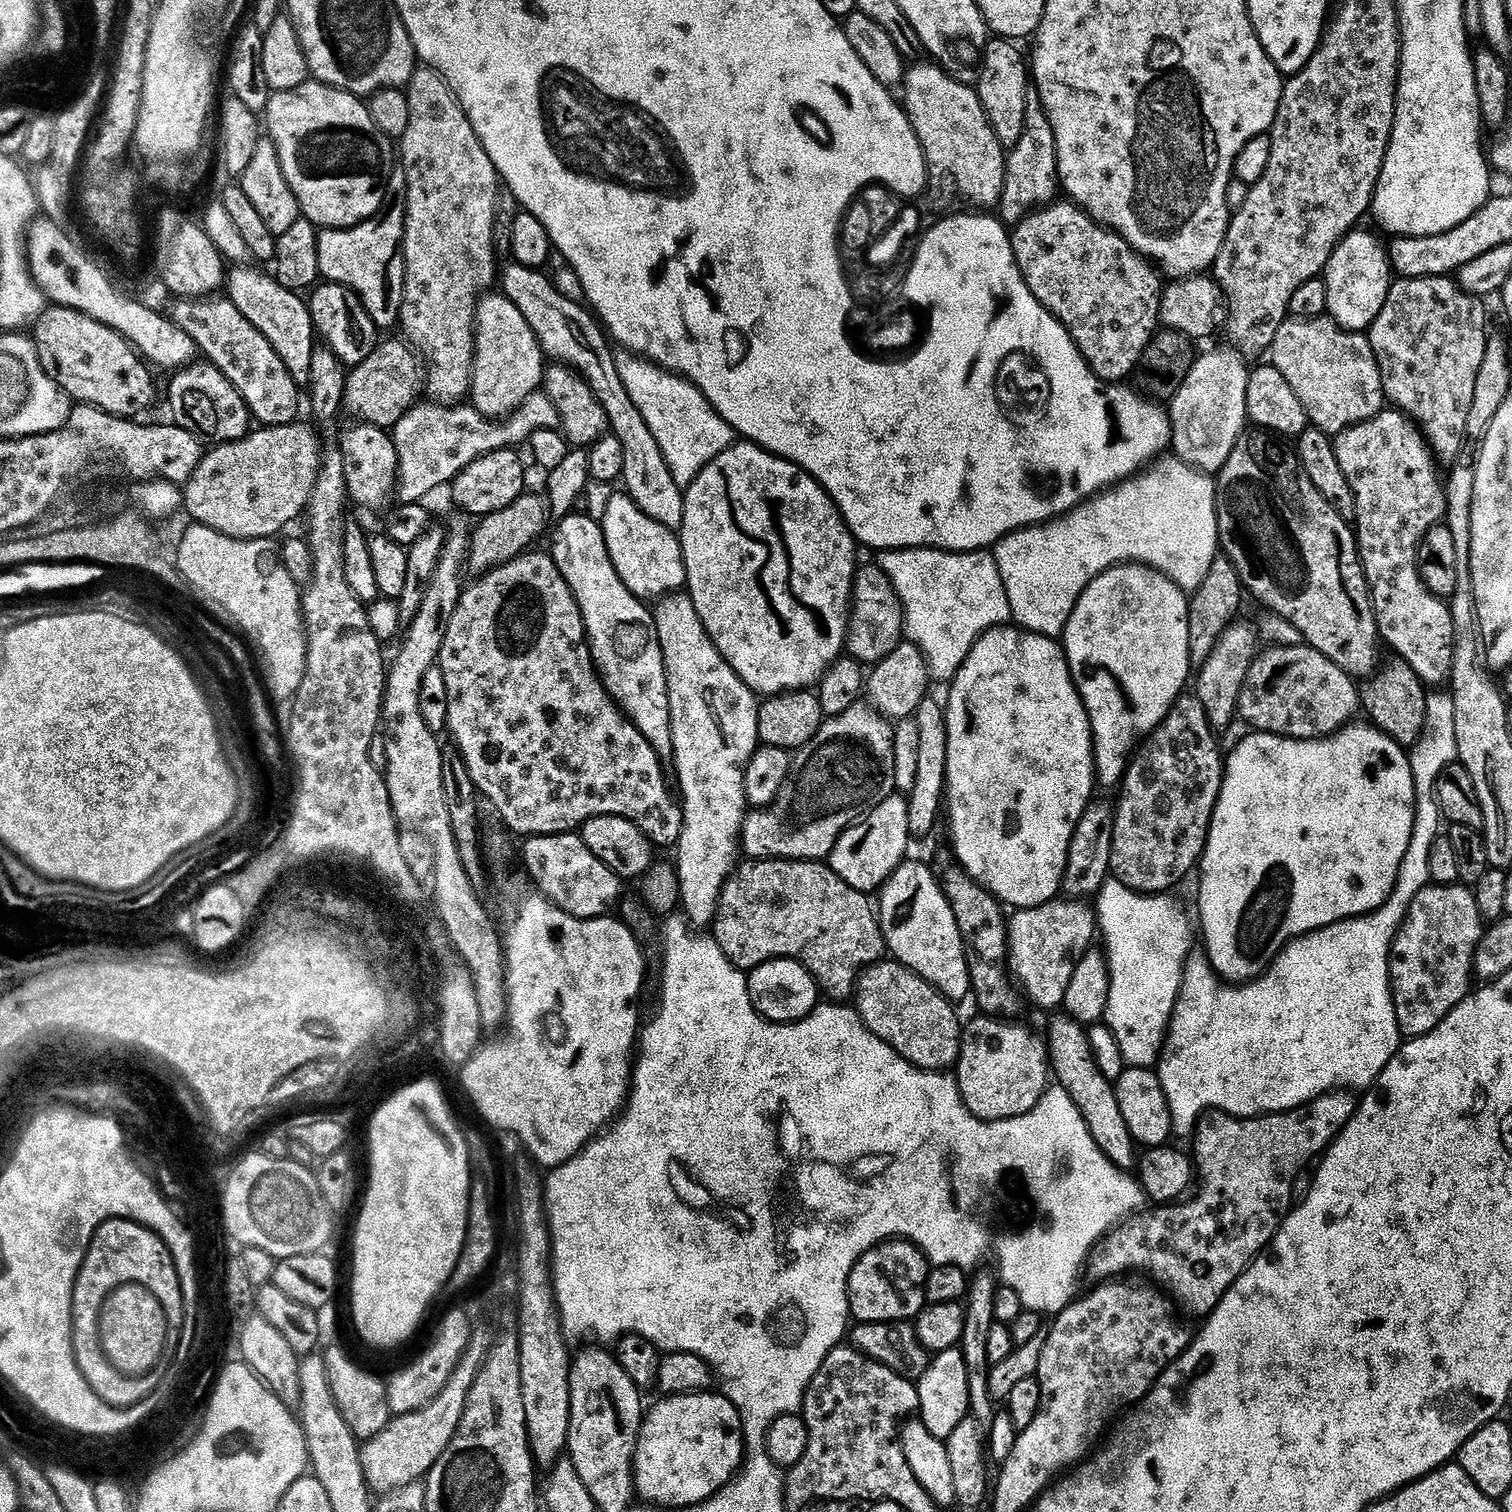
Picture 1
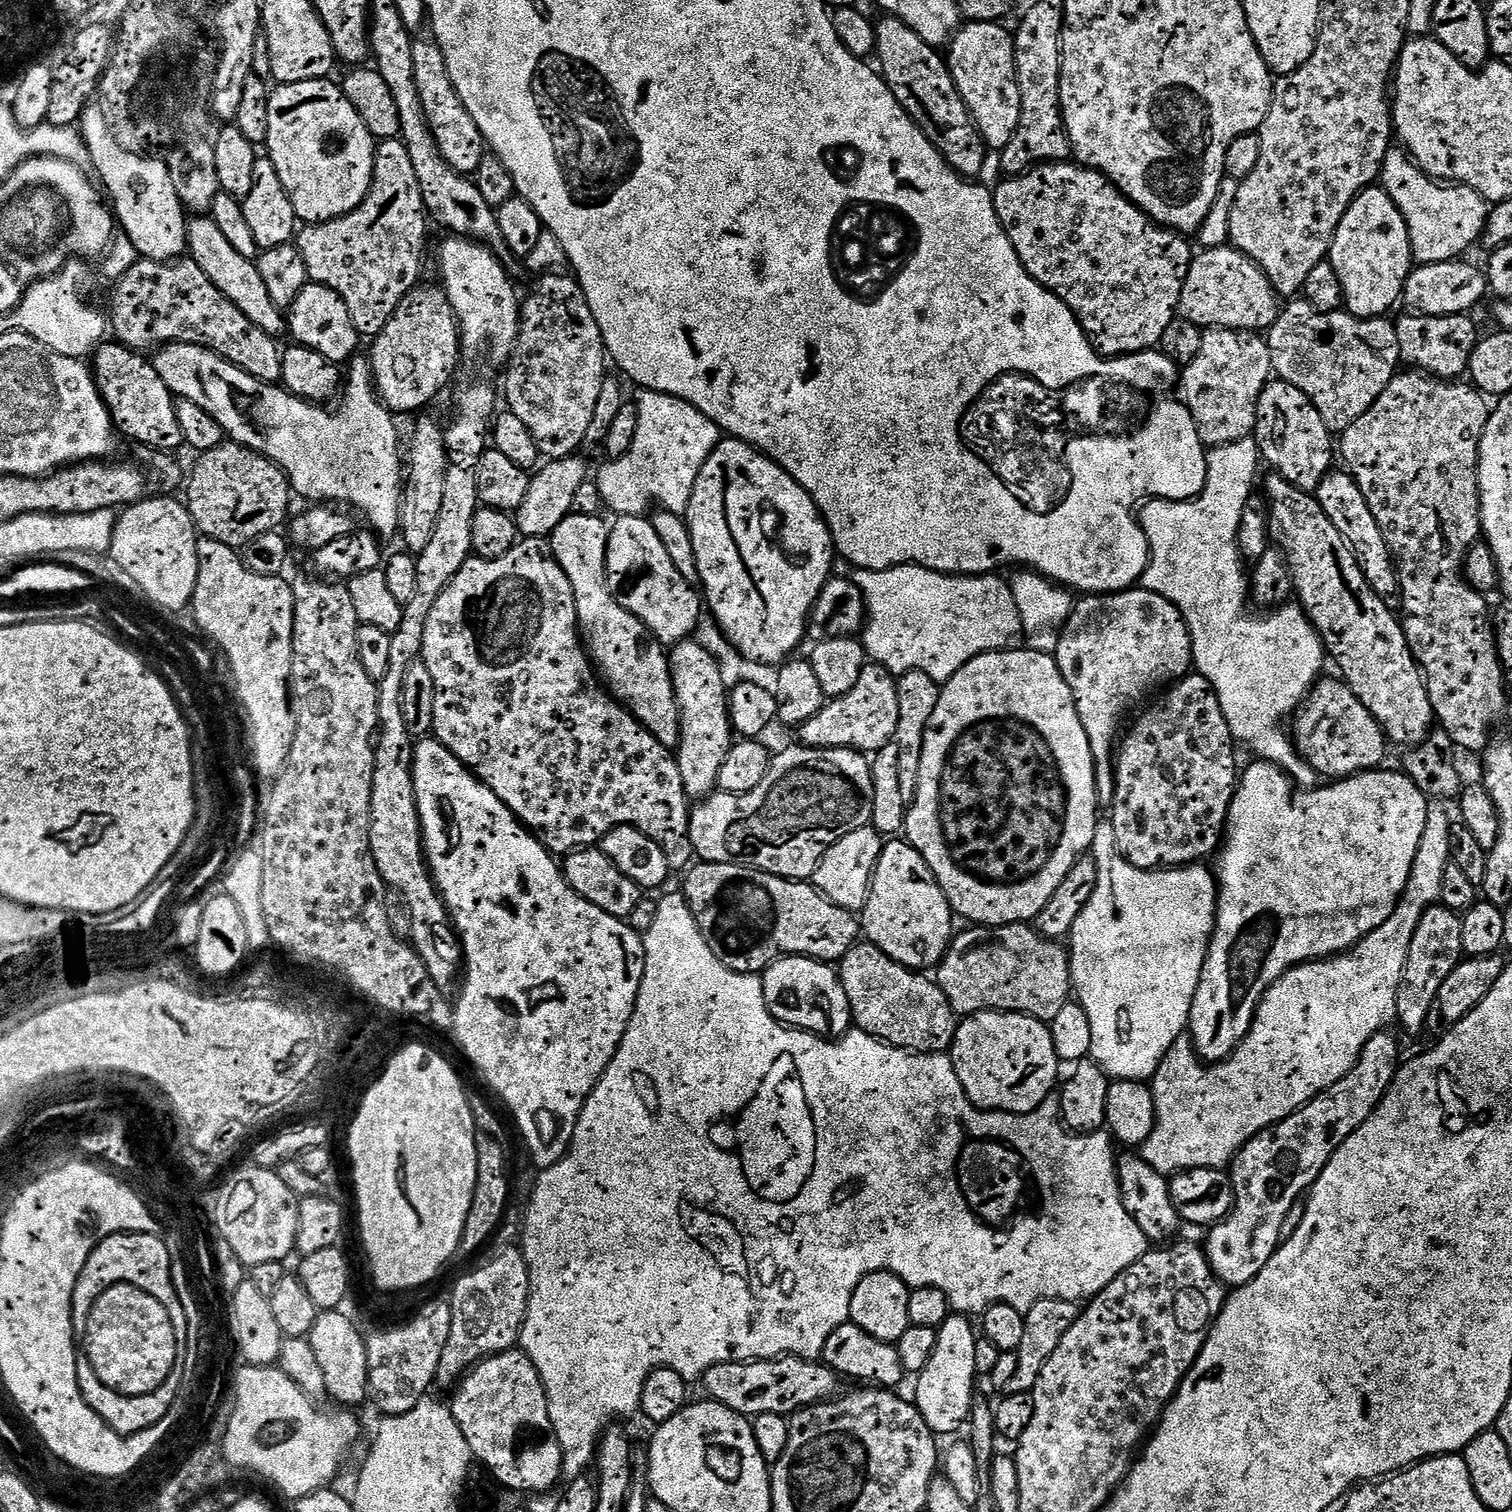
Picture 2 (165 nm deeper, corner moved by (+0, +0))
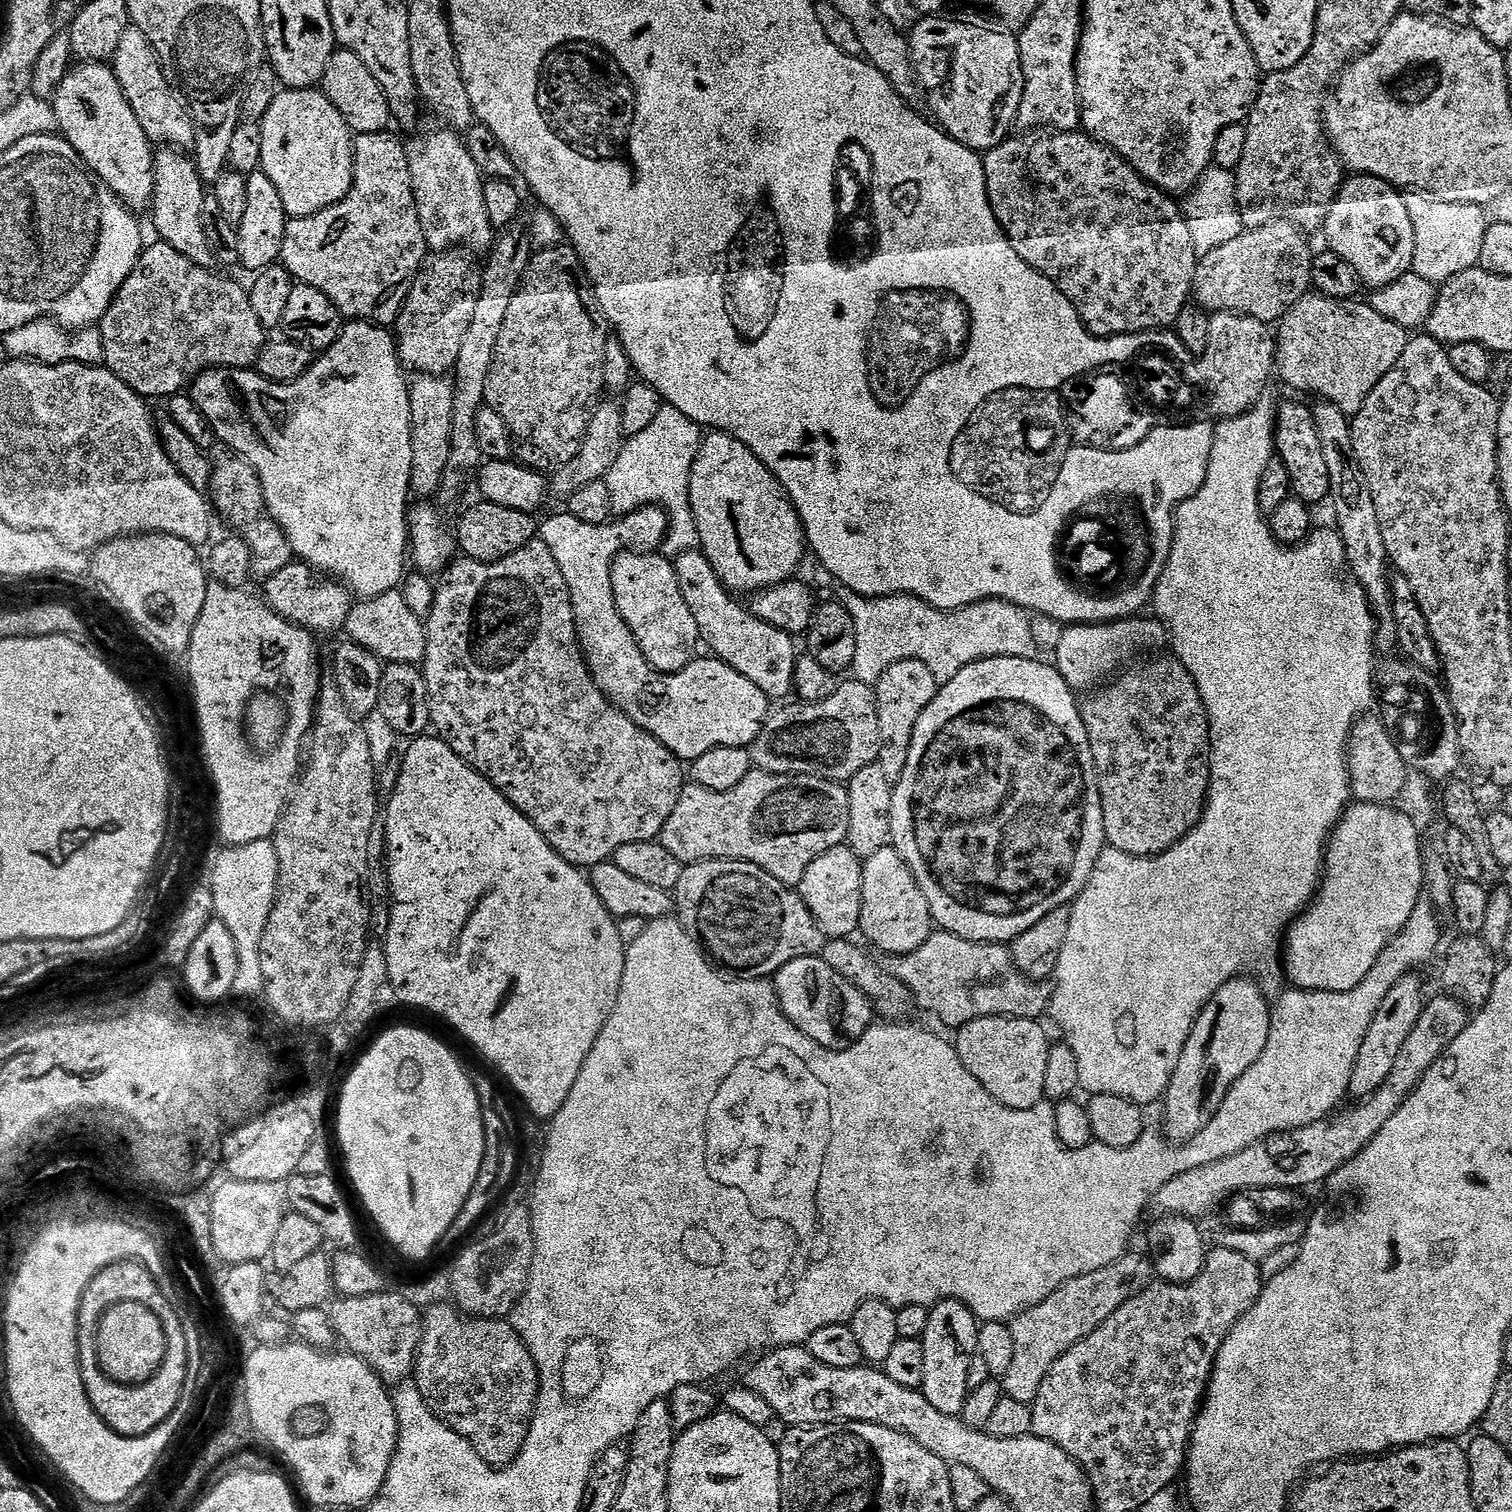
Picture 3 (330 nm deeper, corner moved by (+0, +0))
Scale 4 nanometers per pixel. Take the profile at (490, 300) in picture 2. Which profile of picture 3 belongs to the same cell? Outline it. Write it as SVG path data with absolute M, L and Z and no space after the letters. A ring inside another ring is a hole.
M447 126L436 127L440 128L422 133L406 148L424 240L432 252L471 250L476 254L487 253L494 243L494 229L486 214L485 177L481 176L478 166L474 166L463 135Z

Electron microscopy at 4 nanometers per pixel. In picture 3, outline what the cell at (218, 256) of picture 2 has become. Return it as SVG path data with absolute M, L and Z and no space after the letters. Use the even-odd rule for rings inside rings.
M172 146L161 147L155 153L154 159L156 161L156 169L154 170L154 182L156 185L150 201L150 213L152 212L152 224L156 227L157 234L160 235L157 237L163 243L174 246L174 250L178 250L178 254L190 258L190 262L194 262L203 268L212 268L214 261L210 250L210 242L206 242L206 230L202 230L202 218L200 217L200 211L204 205L206 195L206 185L200 179L195 159Z

